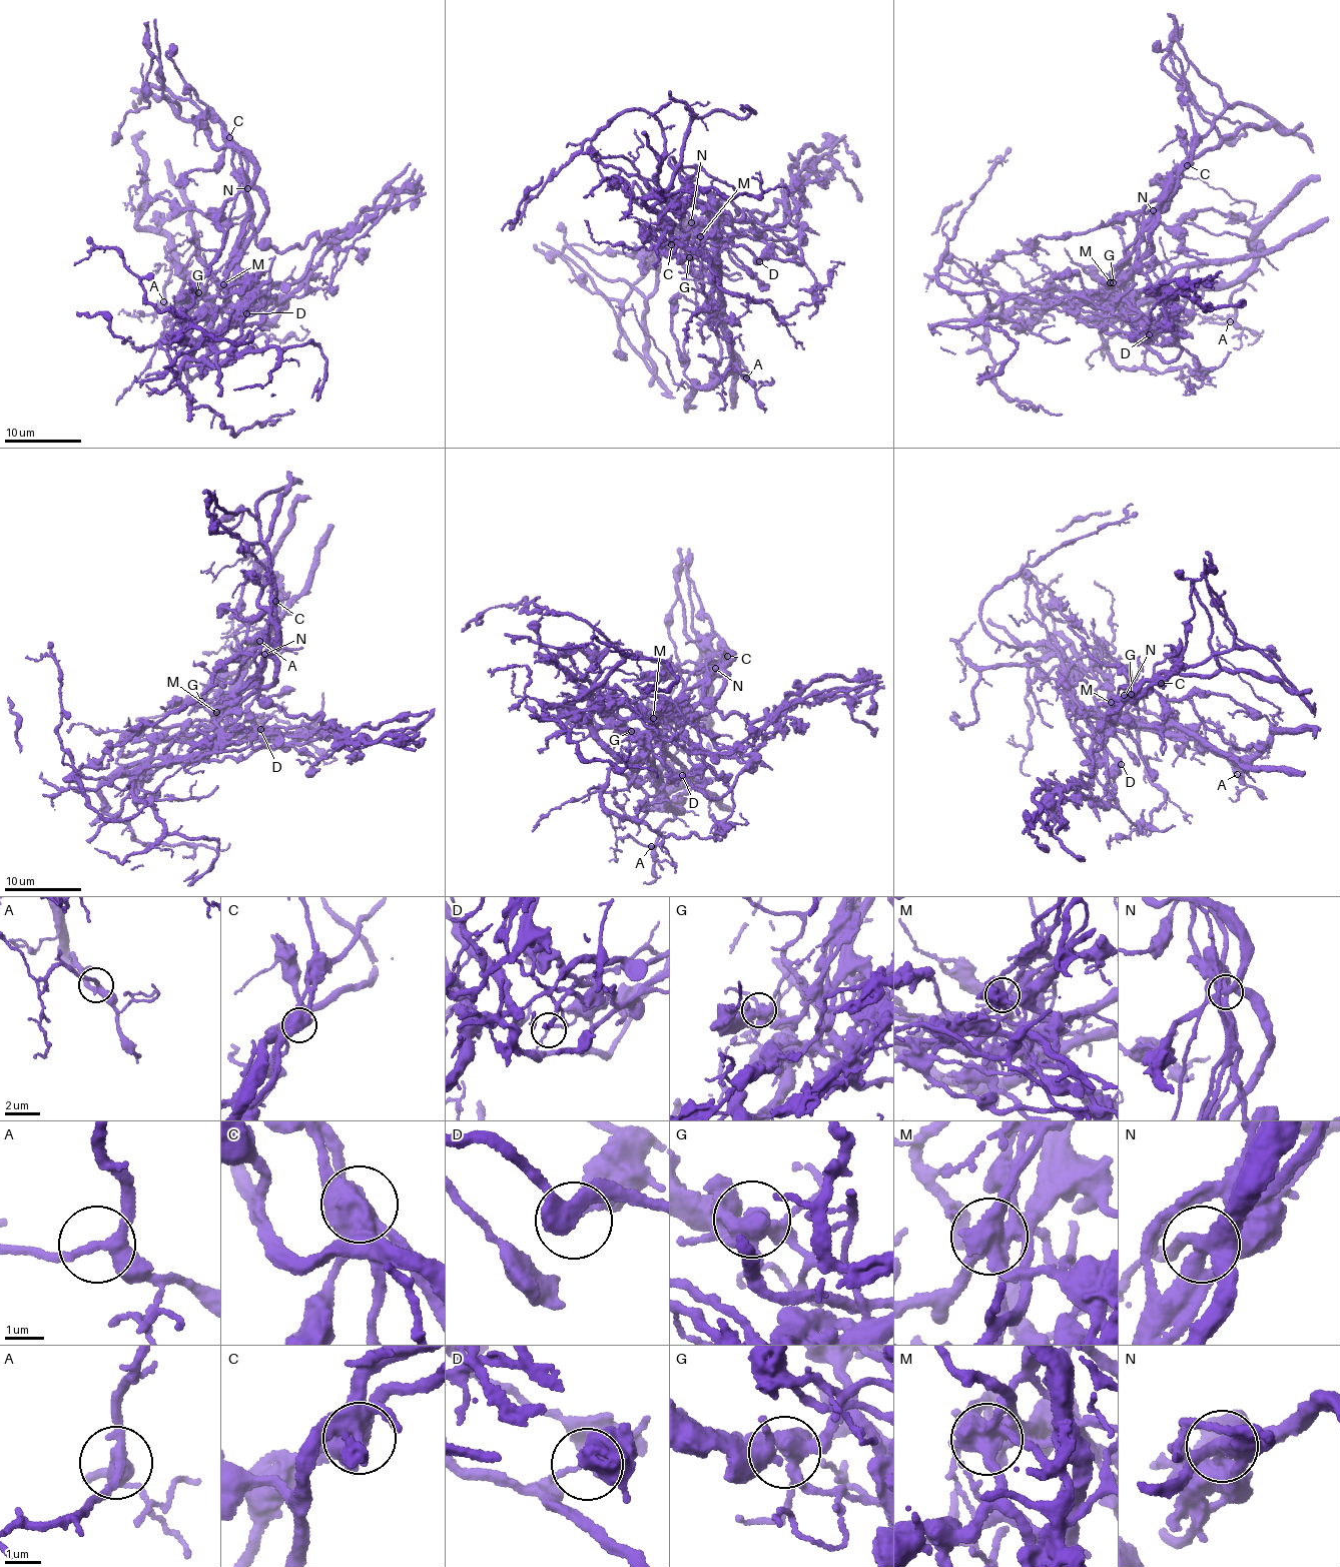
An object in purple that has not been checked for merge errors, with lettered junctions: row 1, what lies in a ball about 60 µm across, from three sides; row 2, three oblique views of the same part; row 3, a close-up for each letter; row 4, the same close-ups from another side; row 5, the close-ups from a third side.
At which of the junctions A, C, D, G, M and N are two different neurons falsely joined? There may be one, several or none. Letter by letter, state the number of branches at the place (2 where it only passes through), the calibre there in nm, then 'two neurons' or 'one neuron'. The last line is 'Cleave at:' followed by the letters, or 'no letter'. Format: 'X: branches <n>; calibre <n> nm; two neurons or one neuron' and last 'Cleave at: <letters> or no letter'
A: branches 3; calibre 240 nm; one neuron
C: branches 4; calibre 550 nm; two neurons
D: branches 3; calibre 110 nm; two neurons
G: branches 4; calibre 460 nm; one neuron
M: branches 7; calibre 550 nm; two neurons
N: branches 4; calibre 400 nm; two neurons
Cleave at: C, D, M, N

